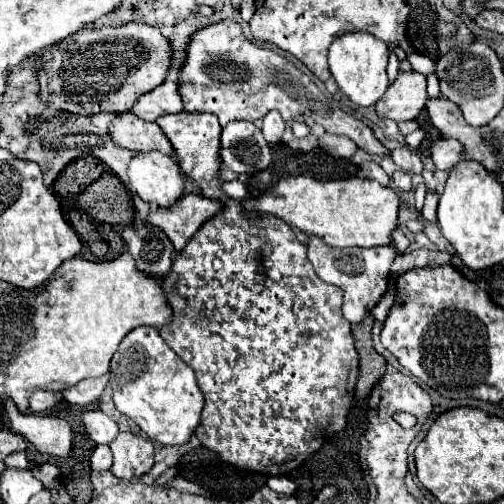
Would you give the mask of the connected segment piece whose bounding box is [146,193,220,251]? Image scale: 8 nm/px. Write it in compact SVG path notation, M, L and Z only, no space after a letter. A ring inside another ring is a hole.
M190 193L180 197L180 201L176 201L176 205L170 205L168 209L158 207L156 211L150 211L146 223L162 229L172 241L174 249L182 251L186 243L194 237L194 233L200 229L200 225L206 223L218 211L220 201Z

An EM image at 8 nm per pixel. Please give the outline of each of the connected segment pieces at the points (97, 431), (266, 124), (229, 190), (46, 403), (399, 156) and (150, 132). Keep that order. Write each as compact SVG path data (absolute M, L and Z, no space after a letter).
M86 411L82 415L82 425L86 427L88 435L94 441L104 443L104 445L114 441L118 435L118 425L108 415L104 415L102 411Z
M270 111L268 117L262 119L262 133L264 133L264 139L268 143L278 143L282 141L282 133L284 133L284 121L280 117L278 111Z
M226 181L222 187L224 187L226 195L230 195L230 197L234 197L238 201L242 201L246 197L246 185L242 181Z
M36 391L30 397L30 409L32 411L46 411L46 409L54 407L60 399L62 399L60 391Z
M400 147L400 149L394 149L390 155L392 155L394 163L398 165L398 169L402 169L406 173L422 173L422 161L416 151L412 151L408 147Z
M120 113L110 125L108 133L120 147L138 151L160 151L172 155L172 145L156 123L148 123L134 113Z

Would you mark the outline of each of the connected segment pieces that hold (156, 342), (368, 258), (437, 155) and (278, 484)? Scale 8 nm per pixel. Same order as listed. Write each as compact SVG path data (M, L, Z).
M136 327L124 337L110 363L110 385L116 409L132 419L152 441L184 445L200 425L204 397L196 385L194 371L162 341L156 327Z
M310 237L308 241L308 259L314 265L318 277L326 283L332 283L344 291L342 311L350 323L358 323L372 311L372 307L380 301L380 297L388 289L390 263L394 261L396 251L392 247L372 247L372 249L336 249L322 243L318 237Z
M438 139L430 147L430 157L438 169L452 169L462 159L462 145L456 139Z
M269 476L266 484L279 495L292 495L297 491L297 485L287 476Z

